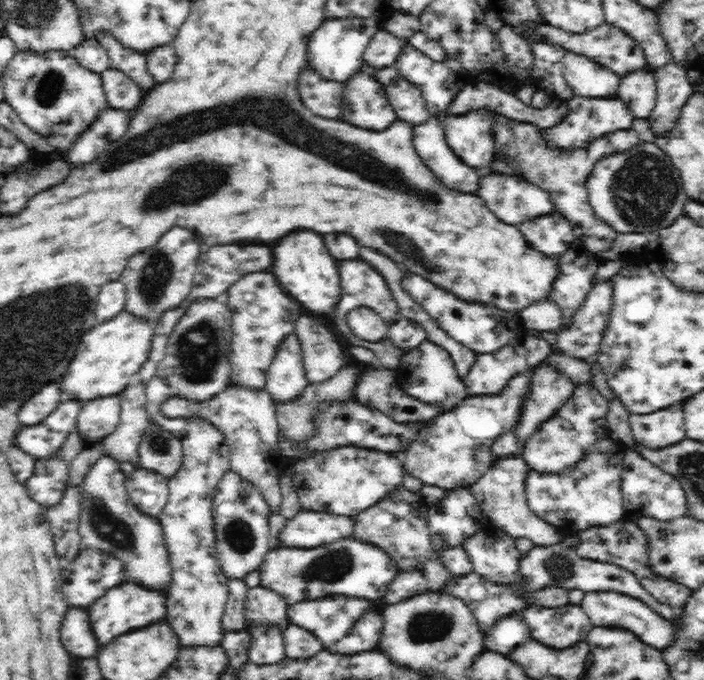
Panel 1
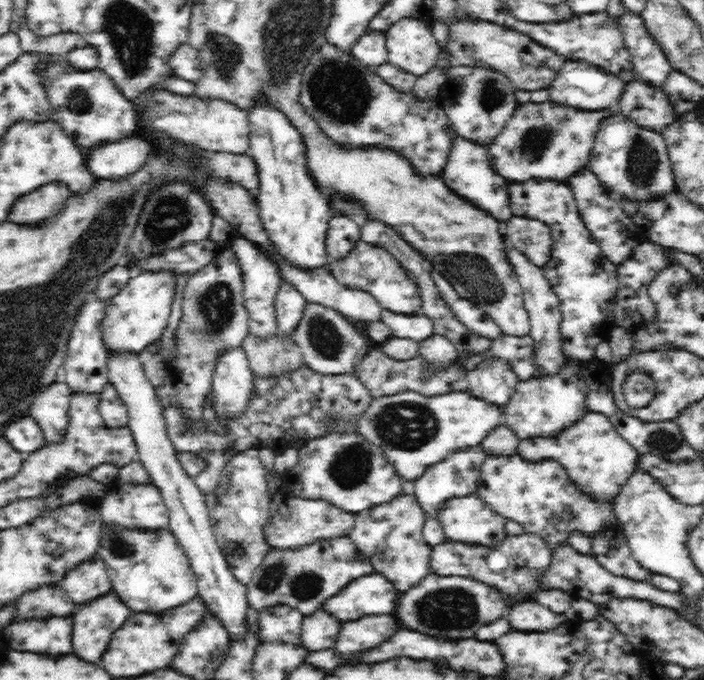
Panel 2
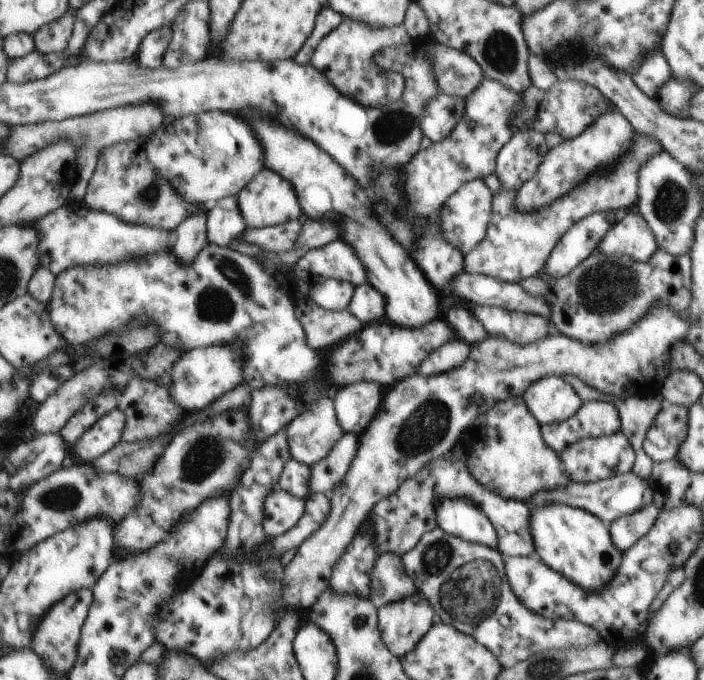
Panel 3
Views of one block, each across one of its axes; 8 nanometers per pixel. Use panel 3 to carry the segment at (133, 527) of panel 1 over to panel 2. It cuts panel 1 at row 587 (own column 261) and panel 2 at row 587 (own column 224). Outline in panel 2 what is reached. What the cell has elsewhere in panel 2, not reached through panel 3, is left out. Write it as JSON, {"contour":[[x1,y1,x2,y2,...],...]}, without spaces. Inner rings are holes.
{"contour":[[102,524,97,558,102,559,107,568,111,580,111,591,134,613,169,611,190,603,190,600,199,596,196,573,192,570,190,561,174,533,167,530,112,531]]}

